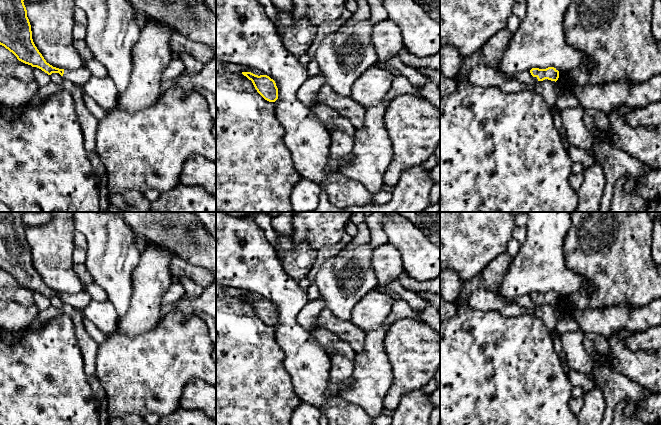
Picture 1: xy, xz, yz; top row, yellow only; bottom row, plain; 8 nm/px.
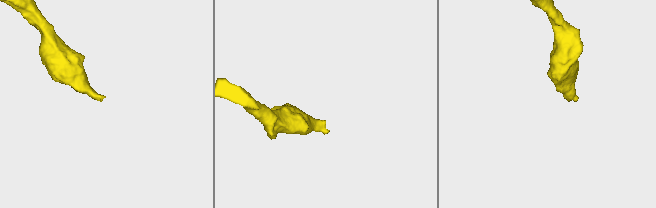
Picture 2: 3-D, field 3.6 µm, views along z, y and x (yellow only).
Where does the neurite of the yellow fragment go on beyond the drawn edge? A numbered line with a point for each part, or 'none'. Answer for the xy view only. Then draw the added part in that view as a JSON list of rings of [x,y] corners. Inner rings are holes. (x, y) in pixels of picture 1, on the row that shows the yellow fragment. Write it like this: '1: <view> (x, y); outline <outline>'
1: xy (80, 76); outline [[[80,67],[76,70],[64,70],[62,76],[64,81],[69,81],[76,84],[79,87],[83,87],[92,77],[90,71],[85,67]]]

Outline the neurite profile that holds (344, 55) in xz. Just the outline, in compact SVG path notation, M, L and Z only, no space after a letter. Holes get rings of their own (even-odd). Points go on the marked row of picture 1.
M351 19L324 37L315 52L315 60L325 77L325 84L342 97L352 96L352 86L370 67L379 60L371 39L376 23L370 19L353 22Z

